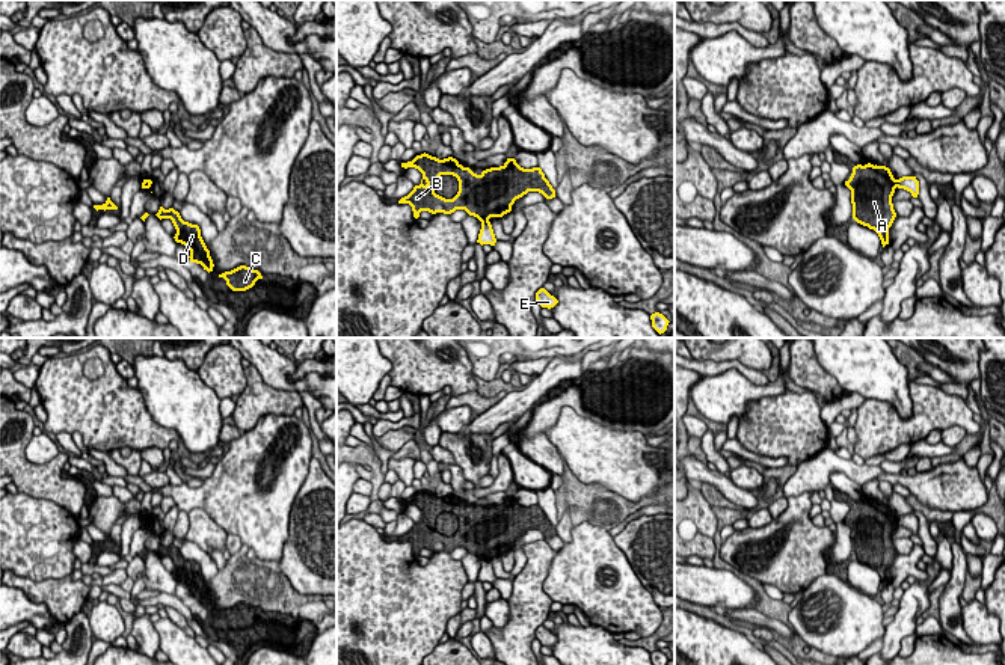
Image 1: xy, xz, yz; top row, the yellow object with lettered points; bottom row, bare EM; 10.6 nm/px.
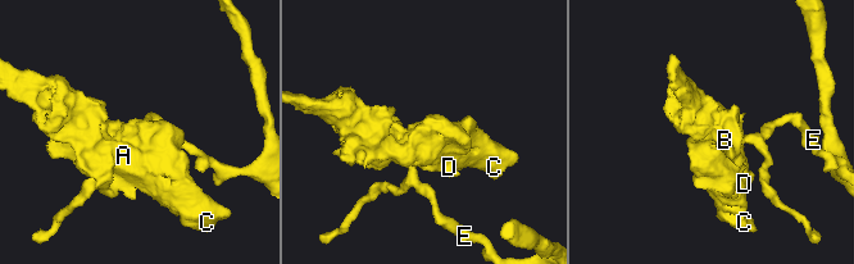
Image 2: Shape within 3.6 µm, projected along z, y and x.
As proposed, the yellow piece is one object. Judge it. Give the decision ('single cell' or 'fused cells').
fused cells

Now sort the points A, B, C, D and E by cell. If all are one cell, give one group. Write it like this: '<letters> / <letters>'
A B C D / E

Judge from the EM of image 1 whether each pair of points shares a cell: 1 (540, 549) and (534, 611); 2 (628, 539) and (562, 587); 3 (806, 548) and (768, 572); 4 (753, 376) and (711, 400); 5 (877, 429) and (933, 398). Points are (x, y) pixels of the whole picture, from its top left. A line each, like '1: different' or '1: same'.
1: same
2: different
3: same
4: different
5: same

